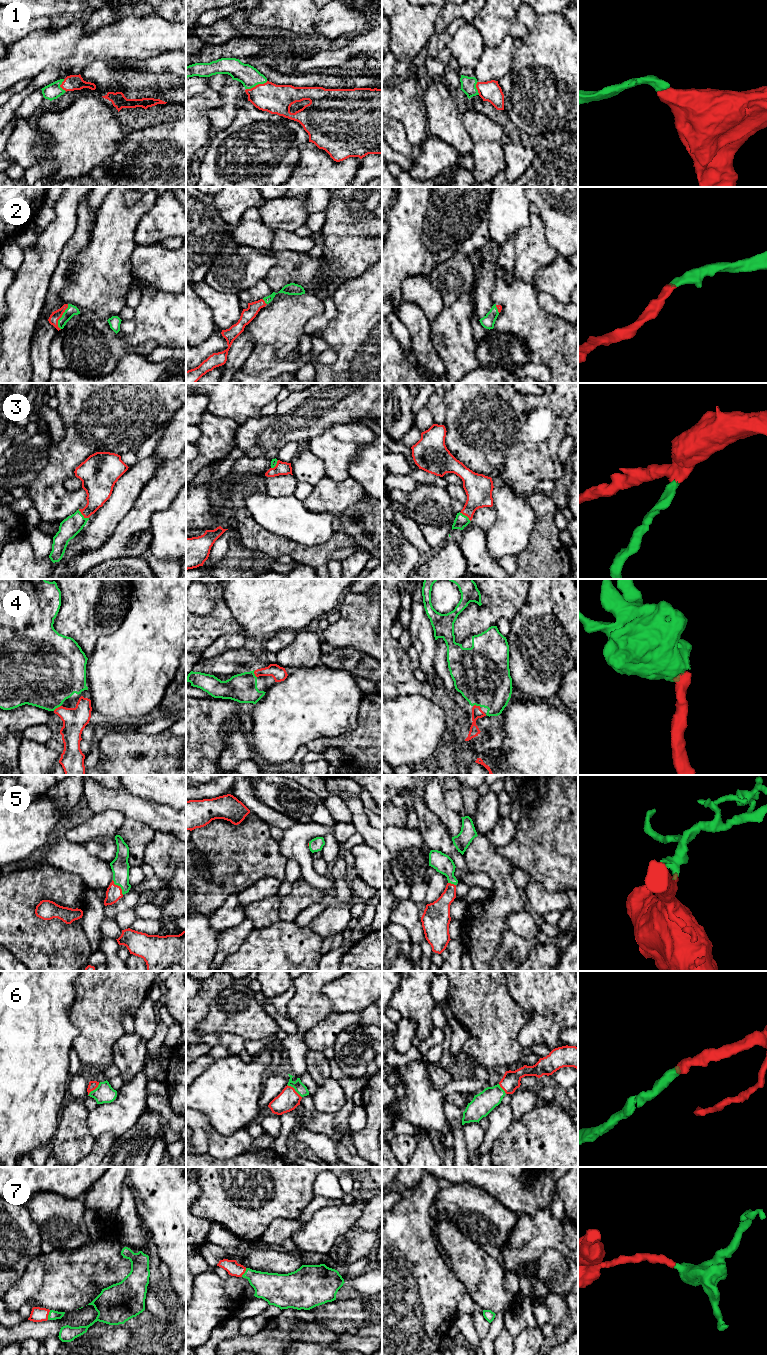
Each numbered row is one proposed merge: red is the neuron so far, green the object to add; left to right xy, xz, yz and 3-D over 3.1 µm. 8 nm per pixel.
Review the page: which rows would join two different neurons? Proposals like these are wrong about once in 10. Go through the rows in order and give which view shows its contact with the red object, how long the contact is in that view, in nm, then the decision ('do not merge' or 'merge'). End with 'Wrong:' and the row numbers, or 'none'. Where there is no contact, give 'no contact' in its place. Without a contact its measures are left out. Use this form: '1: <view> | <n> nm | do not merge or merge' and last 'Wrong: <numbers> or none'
1: xz | 190 nm | merge
2: xy | 220 nm | merge
3: xy | 120 nm | merge
4: xy | 80 nm | merge
5: xy | 150 nm | merge
6: xz | 160 nm | merge
7: xy | 80 nm | merge
Wrong: none

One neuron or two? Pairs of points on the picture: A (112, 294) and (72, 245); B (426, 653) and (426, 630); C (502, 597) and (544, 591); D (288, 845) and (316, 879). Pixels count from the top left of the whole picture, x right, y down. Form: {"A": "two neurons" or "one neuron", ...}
{"A": "two neurons", "B": "one neuron", "C": "two neurons", "D": "one neuron"}

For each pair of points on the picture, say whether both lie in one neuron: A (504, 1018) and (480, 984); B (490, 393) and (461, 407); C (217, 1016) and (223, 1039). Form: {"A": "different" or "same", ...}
{"A": "same", "B": "same", "C": "different"}

